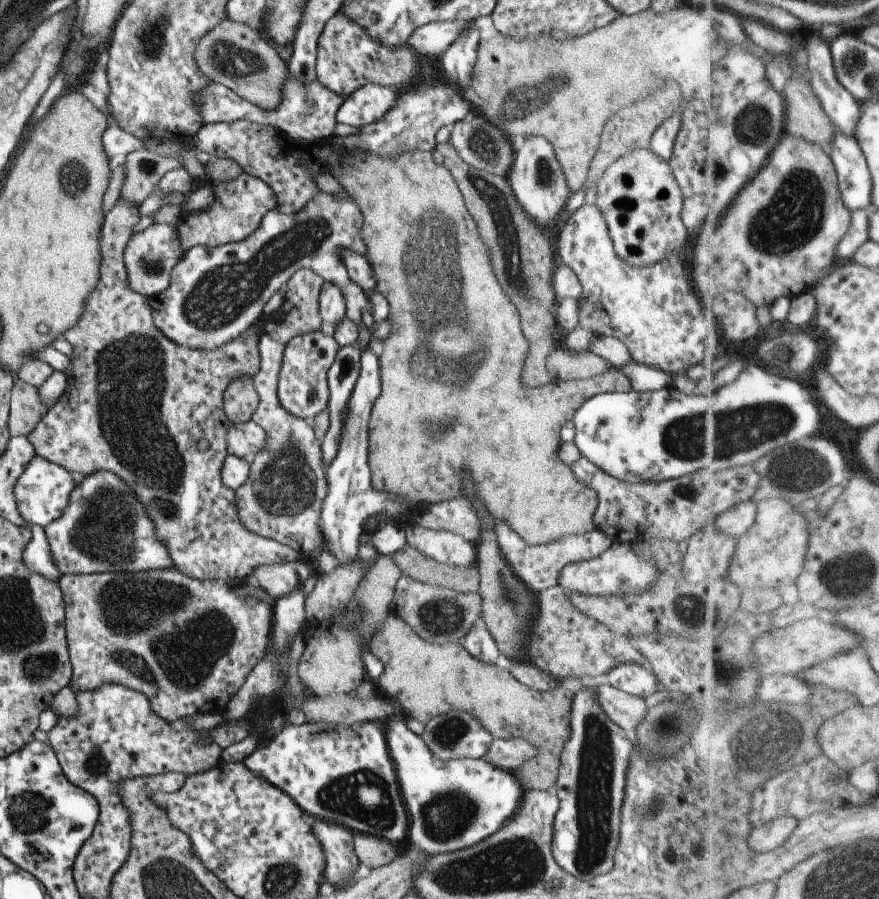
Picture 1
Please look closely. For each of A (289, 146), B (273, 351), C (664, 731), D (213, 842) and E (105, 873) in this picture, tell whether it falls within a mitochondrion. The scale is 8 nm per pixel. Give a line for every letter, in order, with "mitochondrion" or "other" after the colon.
A: other
B: other
C: mitochondrion
D: other
E: other

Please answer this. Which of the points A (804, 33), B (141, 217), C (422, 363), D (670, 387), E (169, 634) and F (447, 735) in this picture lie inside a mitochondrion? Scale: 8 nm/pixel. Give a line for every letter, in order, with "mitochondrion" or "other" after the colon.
A: other
B: other
C: mitochondrion
D: other
E: mitochondrion
F: mitochondrion

